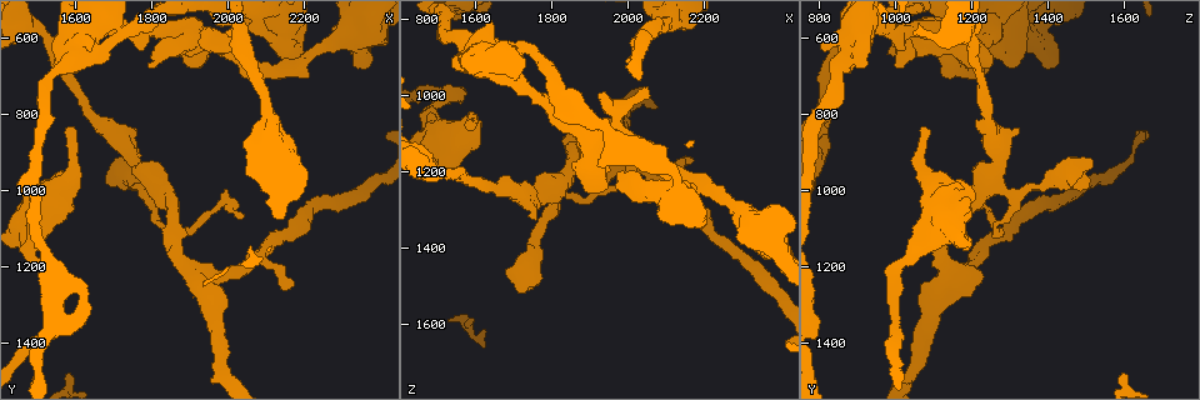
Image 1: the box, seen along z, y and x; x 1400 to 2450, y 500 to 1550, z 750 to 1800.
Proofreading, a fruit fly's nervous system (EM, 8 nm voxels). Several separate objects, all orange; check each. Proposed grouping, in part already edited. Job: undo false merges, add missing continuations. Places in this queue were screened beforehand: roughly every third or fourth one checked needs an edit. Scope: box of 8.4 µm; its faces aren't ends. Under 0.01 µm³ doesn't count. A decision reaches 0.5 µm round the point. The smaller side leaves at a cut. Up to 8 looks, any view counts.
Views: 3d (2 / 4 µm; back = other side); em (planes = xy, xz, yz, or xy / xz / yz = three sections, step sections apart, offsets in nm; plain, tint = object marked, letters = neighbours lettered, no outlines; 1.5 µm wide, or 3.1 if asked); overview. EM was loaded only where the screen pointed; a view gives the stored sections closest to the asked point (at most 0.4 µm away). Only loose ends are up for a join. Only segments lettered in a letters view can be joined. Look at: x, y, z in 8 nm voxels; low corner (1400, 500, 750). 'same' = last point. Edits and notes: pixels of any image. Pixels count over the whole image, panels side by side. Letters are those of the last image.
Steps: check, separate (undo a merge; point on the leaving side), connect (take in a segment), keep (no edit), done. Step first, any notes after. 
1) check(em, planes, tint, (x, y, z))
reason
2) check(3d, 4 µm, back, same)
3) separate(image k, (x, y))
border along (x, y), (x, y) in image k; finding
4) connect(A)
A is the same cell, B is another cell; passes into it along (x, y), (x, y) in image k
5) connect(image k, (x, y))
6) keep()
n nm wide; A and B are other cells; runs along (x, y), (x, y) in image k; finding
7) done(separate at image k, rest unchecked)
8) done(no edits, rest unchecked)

check(em, planes, letters, (1795, 665, 1005))
free end

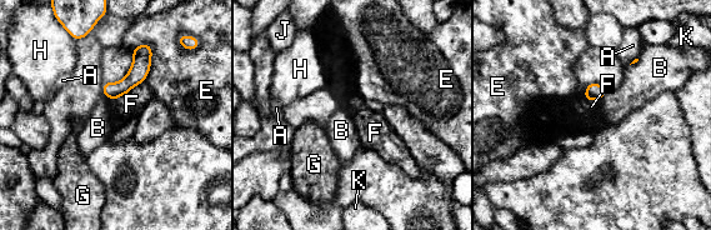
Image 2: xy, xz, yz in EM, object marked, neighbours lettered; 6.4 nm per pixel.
keep()
A, B, E, F, G, H, J and K are other cells; border along (148, 43), (151, 68), (143, 81) in image 2; no lettered segment goes on from it

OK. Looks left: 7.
check(em, xz, step 8, tint, (1475, 575, 1190))
calibre changes

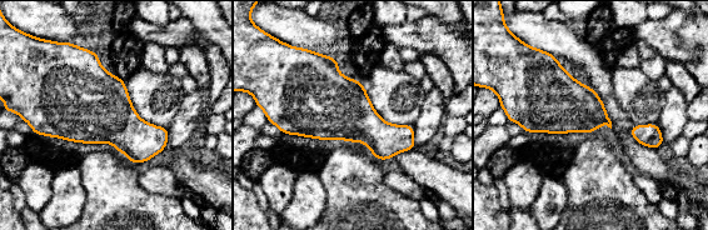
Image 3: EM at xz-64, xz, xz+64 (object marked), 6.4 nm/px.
check(em, planes, letters, same)

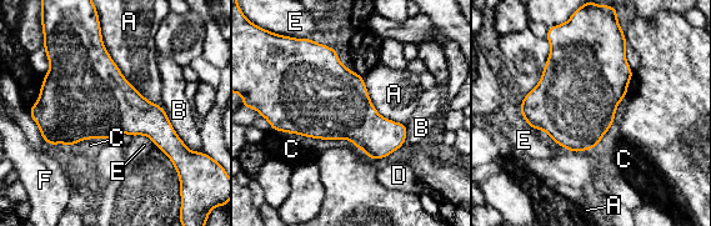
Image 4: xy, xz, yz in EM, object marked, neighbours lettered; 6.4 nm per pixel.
keep()
A, B, C, D, E and F are other cells; border along (105, 139), (53, 145) in image 4; all the same neuron

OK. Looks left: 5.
check(em, yz, step 4, letters, (1585, 840, 1065))
free end

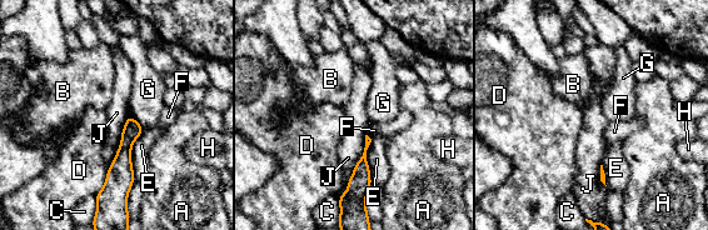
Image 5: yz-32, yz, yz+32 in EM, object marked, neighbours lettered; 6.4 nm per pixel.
check(em, planes, letters, same)

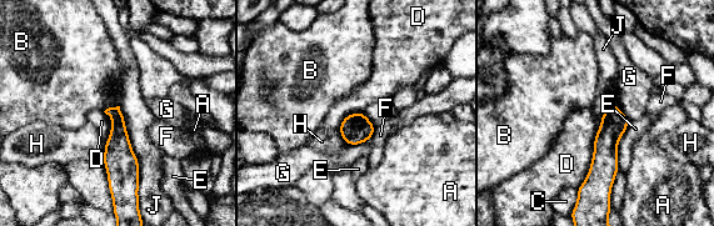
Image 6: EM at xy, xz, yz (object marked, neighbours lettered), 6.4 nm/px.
keep()
J touches over 600 nm; A, B, C, D, E, F, G, H and J are other cells; none of them fits

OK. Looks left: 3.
check(em, planes, plain, (1975, 1035, 1230))
sharp bend

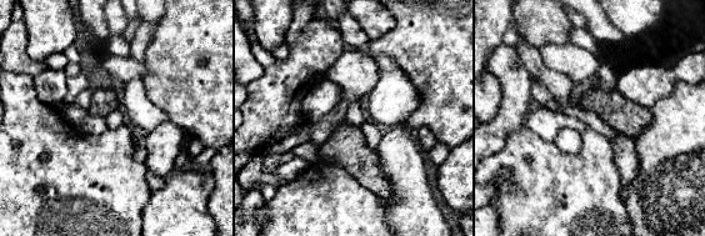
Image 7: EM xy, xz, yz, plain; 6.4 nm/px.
check(em, planes, letters, same)

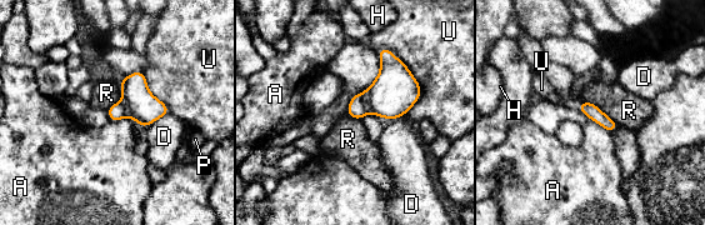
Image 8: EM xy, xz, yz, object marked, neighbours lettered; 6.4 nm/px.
keep()
A, D, H, P, R and U are other cells; border along (581, 100), (594, 103), (618, 124) in image 8; all the same neuron

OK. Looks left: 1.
done(no edits, rest unchecked)

